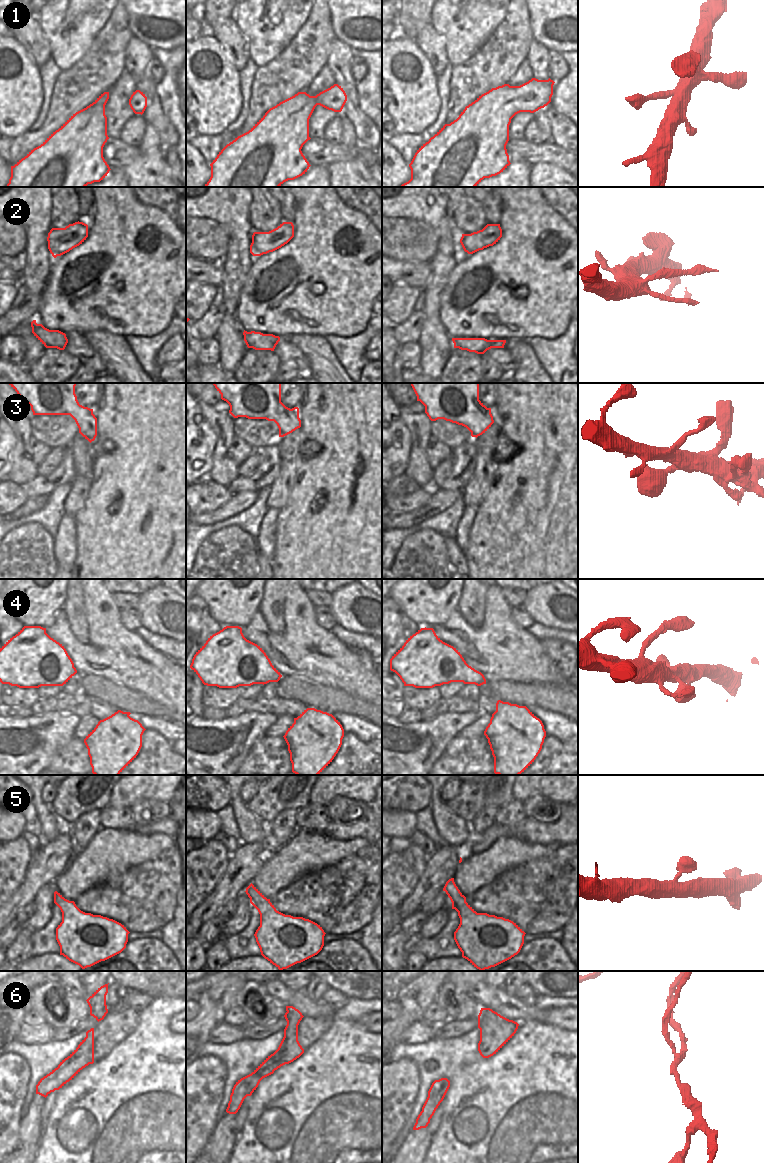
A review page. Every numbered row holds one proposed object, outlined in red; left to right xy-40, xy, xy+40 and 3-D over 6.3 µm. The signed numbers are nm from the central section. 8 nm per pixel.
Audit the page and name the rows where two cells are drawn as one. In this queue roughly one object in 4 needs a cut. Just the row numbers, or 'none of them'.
2, 6

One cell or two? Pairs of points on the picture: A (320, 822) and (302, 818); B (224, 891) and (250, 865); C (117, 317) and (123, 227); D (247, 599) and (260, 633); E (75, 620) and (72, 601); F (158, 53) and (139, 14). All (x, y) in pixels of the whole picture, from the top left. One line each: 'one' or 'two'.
A: one
B: one
C: one
D: two
E: one
F: two

